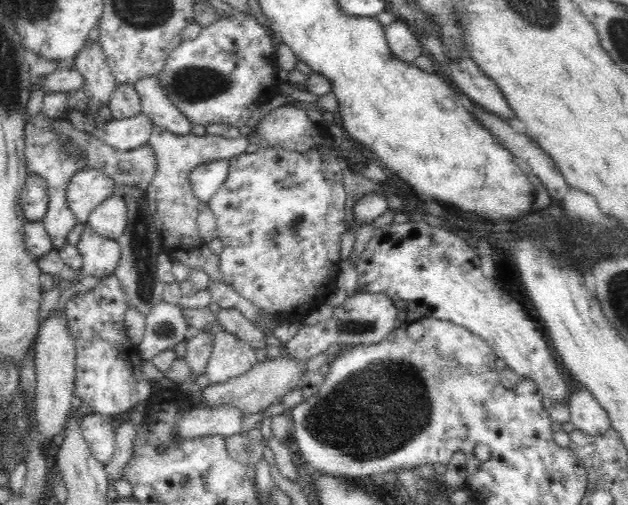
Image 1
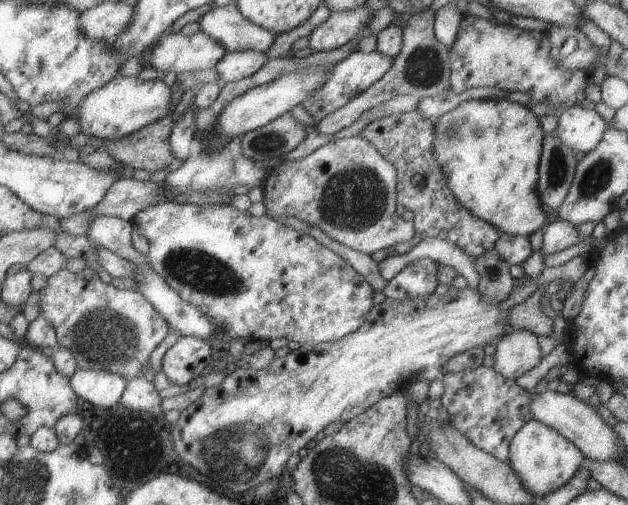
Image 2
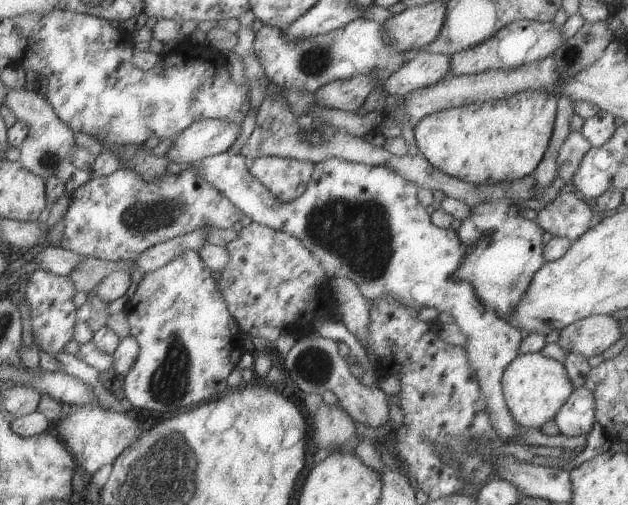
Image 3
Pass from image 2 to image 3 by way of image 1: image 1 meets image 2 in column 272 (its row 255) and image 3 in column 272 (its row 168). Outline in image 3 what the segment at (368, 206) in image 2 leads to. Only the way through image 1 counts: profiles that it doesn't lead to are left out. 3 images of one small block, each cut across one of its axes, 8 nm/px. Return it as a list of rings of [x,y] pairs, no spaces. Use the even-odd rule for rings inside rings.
[[[256,157],[248,163],[249,171],[270,190],[274,200],[293,201],[303,192],[312,178],[312,161],[288,157]]]

